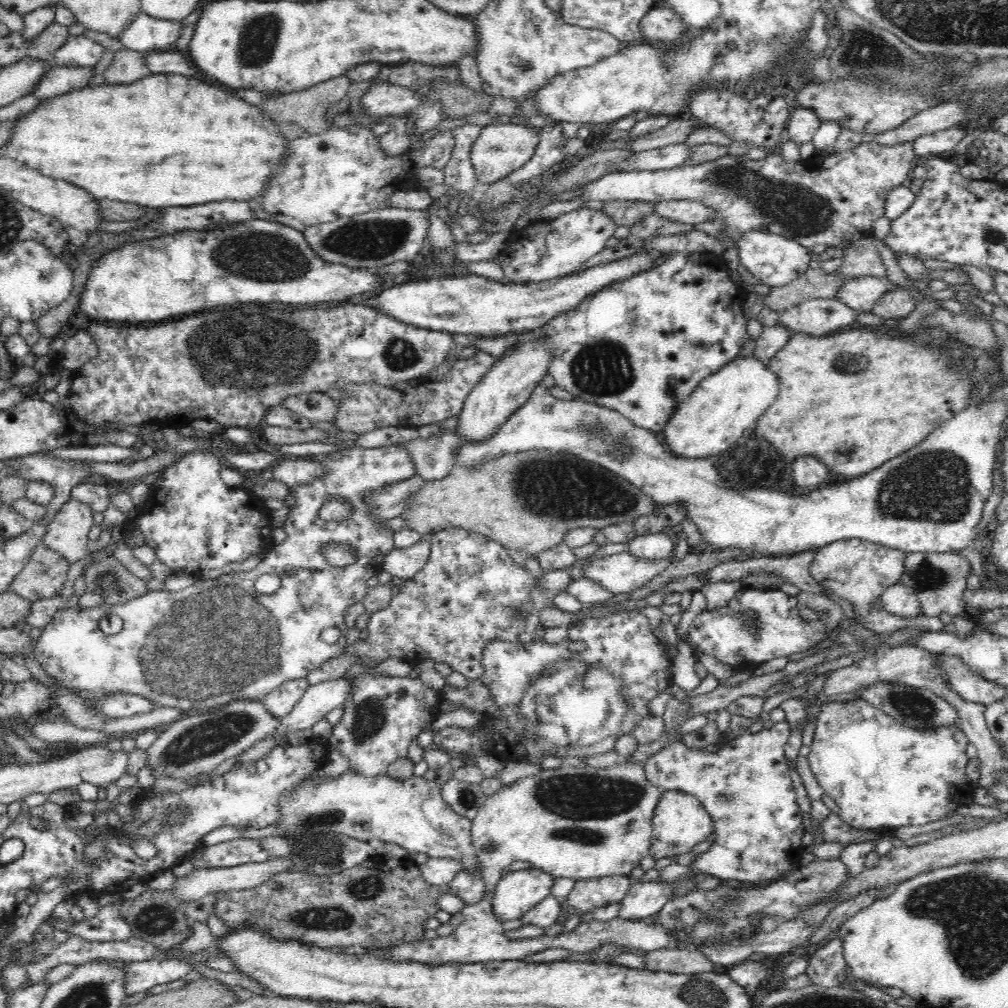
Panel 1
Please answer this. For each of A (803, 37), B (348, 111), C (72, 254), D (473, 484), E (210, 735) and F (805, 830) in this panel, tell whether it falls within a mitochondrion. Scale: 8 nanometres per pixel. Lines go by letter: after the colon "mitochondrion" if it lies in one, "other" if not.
A: other
B: other
C: other
D: other
E: mitochondrion
F: other

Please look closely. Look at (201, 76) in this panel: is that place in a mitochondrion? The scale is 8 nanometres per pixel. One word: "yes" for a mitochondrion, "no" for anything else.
no

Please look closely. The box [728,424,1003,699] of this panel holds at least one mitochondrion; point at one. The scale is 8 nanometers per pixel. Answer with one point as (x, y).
(934, 487)

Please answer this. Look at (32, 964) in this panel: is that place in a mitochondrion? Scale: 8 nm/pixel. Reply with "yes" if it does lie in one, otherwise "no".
no

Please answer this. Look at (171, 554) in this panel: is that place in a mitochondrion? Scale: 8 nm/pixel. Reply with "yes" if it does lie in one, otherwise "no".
no

